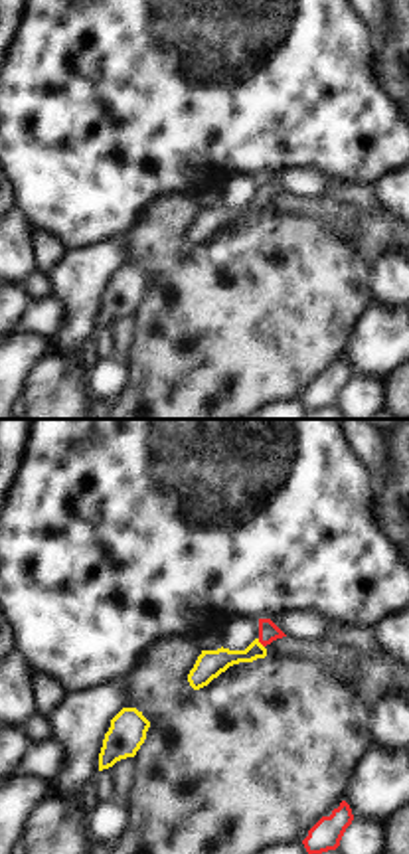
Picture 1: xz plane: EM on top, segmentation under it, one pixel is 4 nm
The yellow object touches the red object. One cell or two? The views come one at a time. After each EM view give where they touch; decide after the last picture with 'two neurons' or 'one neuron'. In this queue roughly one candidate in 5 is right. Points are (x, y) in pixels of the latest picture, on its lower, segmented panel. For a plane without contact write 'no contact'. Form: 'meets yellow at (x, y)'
meets yellow at (259, 643)

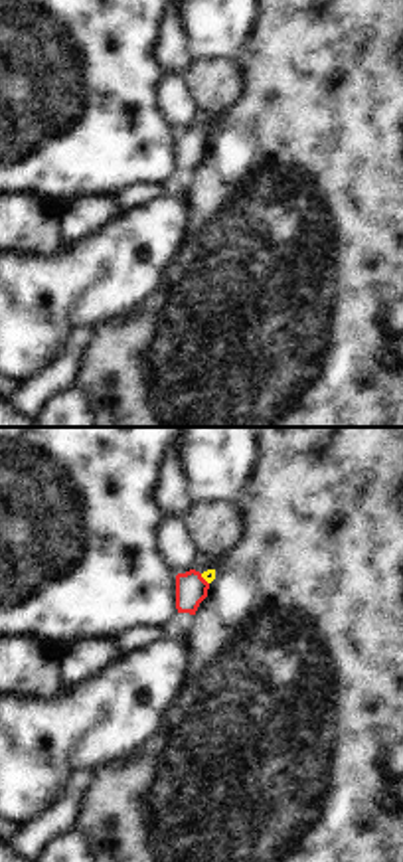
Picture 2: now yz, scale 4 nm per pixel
meets yellow at (204, 578)

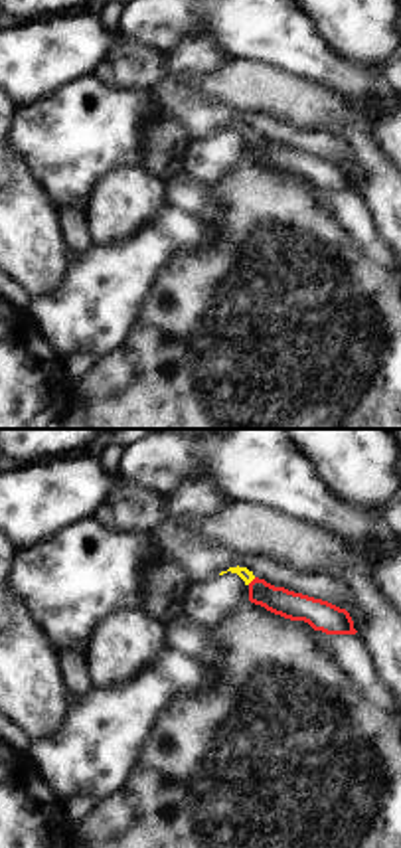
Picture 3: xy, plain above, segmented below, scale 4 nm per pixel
meets yellow at (251, 580)

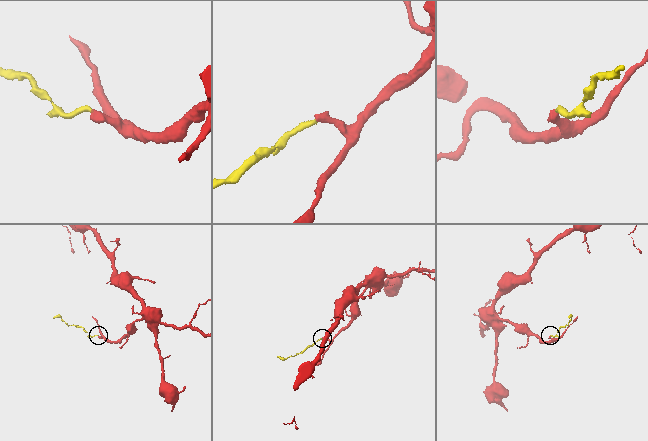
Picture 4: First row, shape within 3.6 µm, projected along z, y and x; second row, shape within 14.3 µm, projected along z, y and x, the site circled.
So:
one neuron

